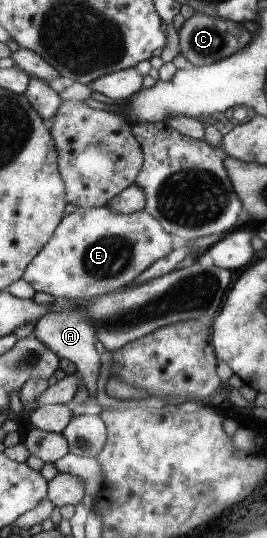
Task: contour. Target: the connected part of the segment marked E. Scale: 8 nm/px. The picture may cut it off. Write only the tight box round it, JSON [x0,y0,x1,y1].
[21,206,173,301]

